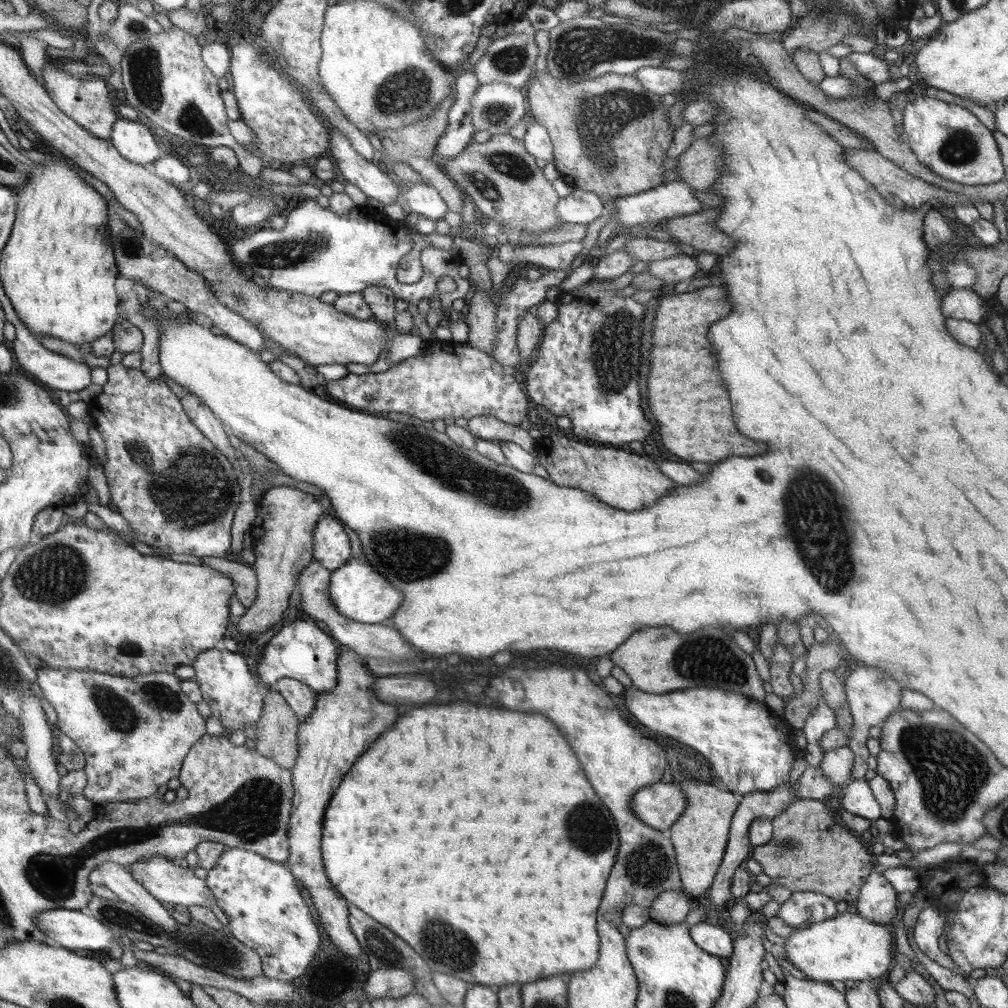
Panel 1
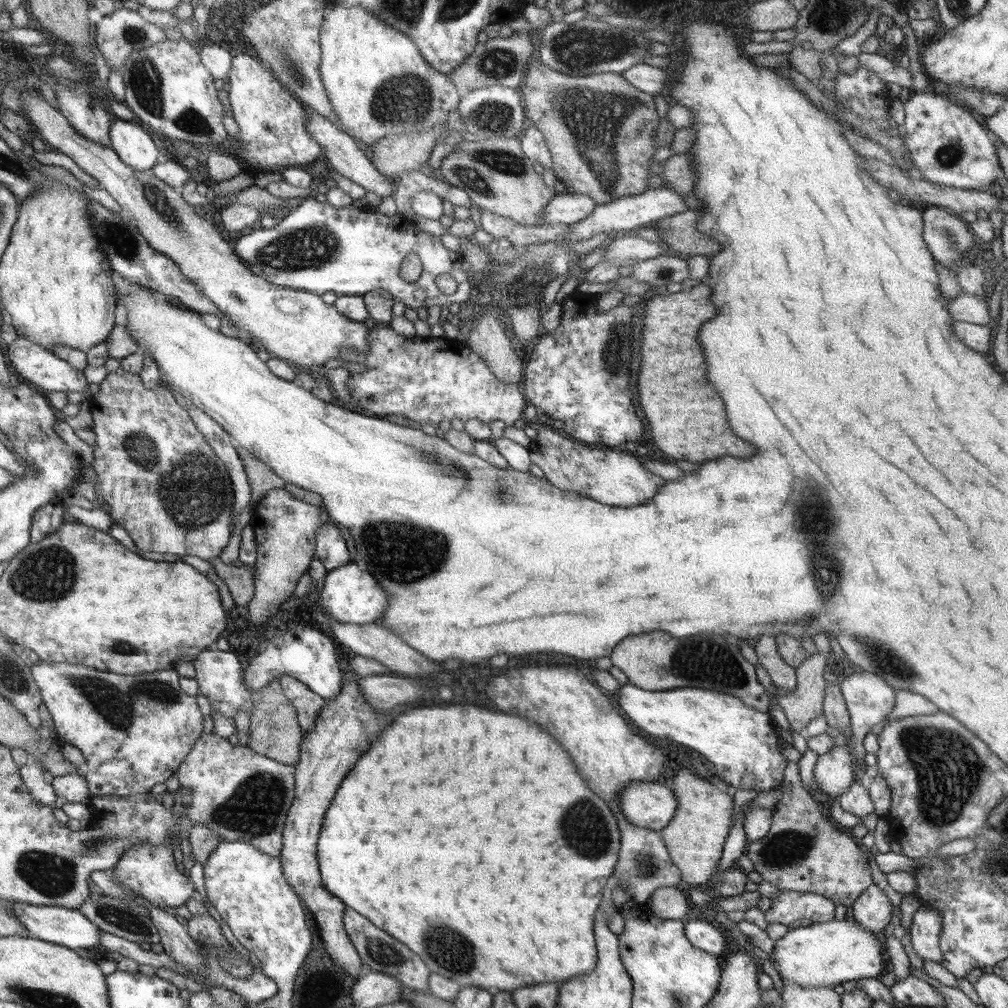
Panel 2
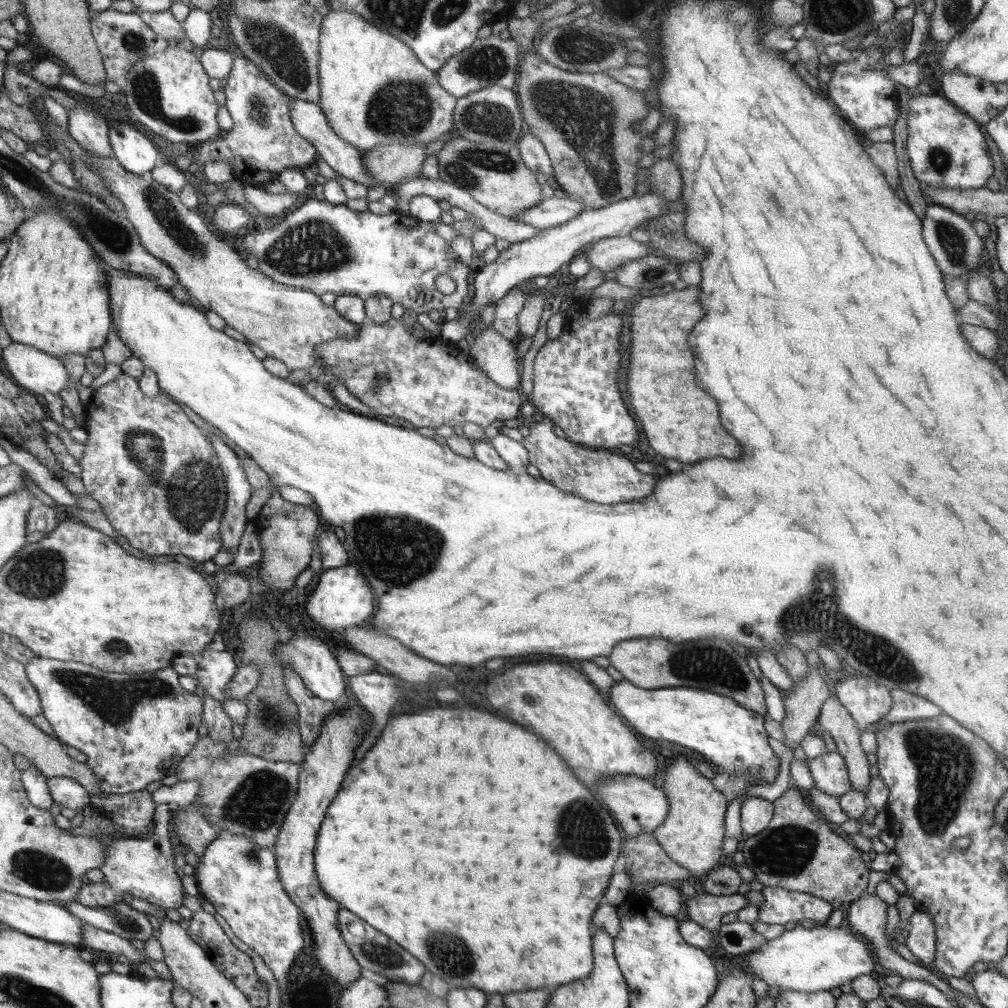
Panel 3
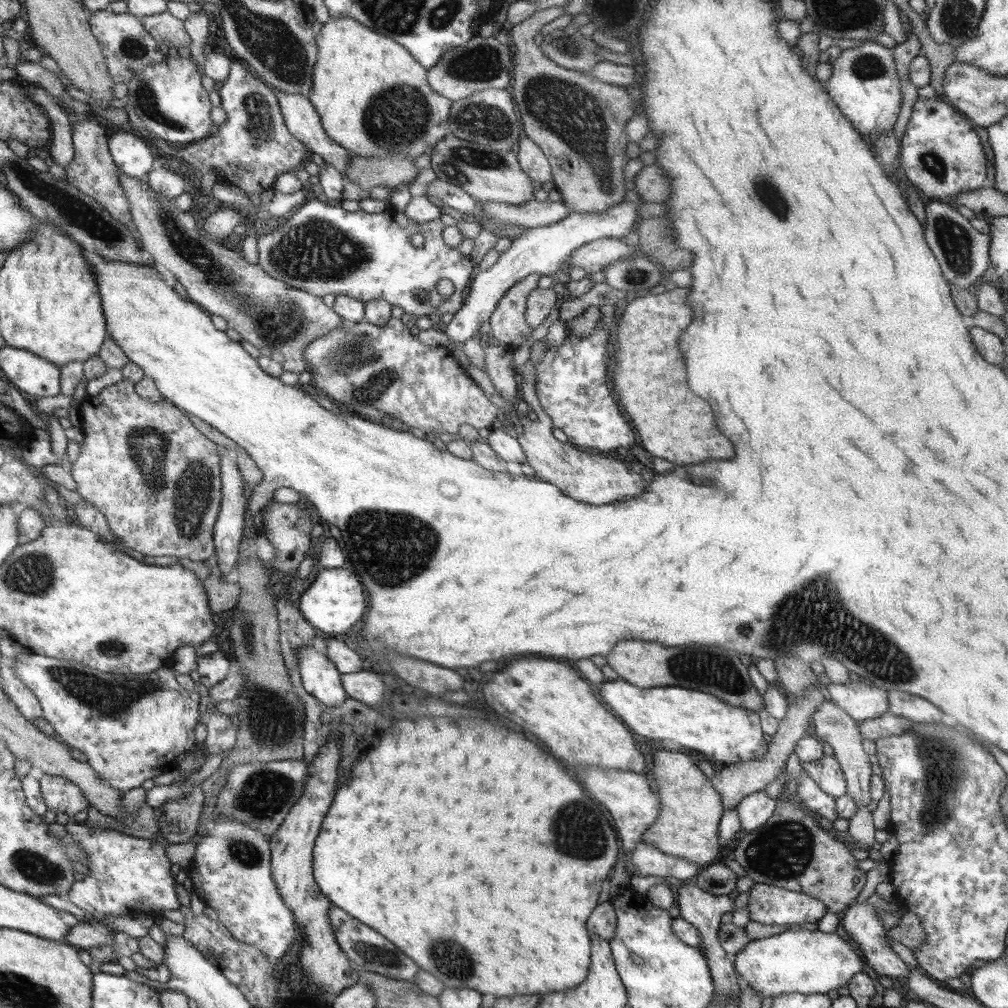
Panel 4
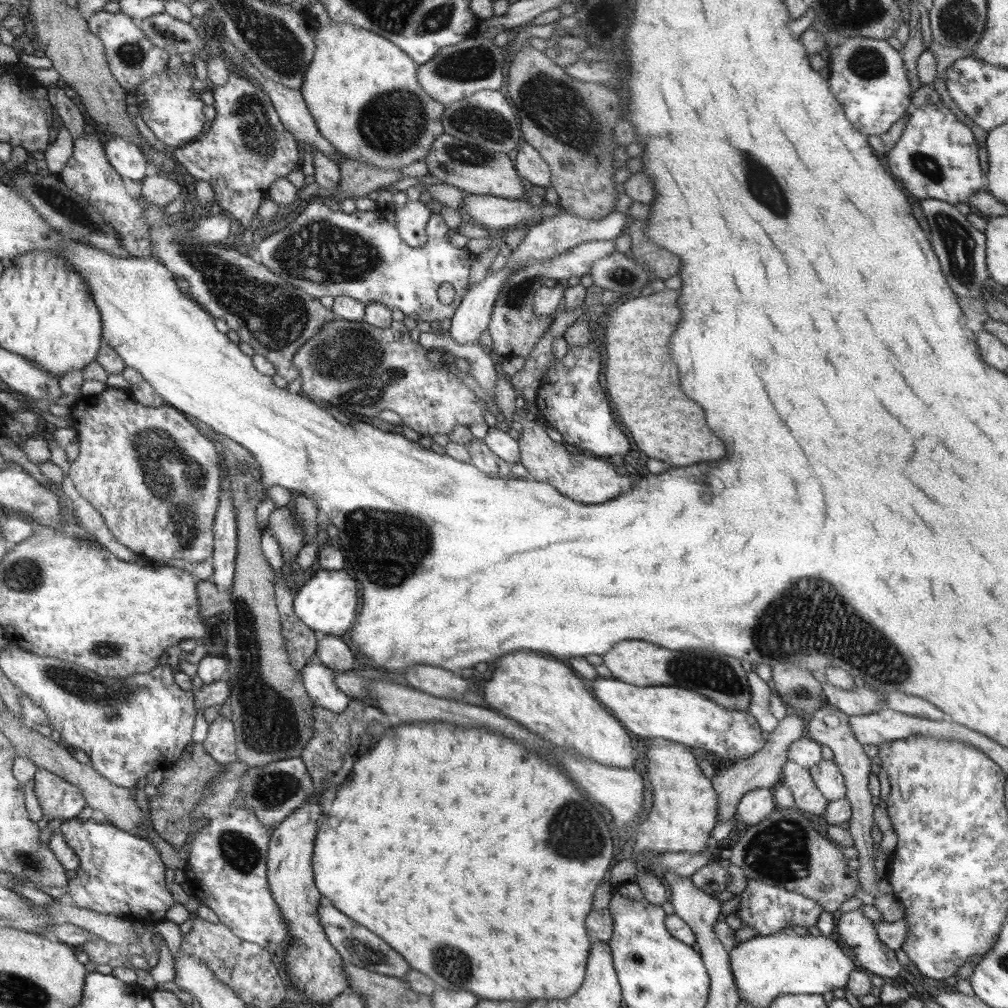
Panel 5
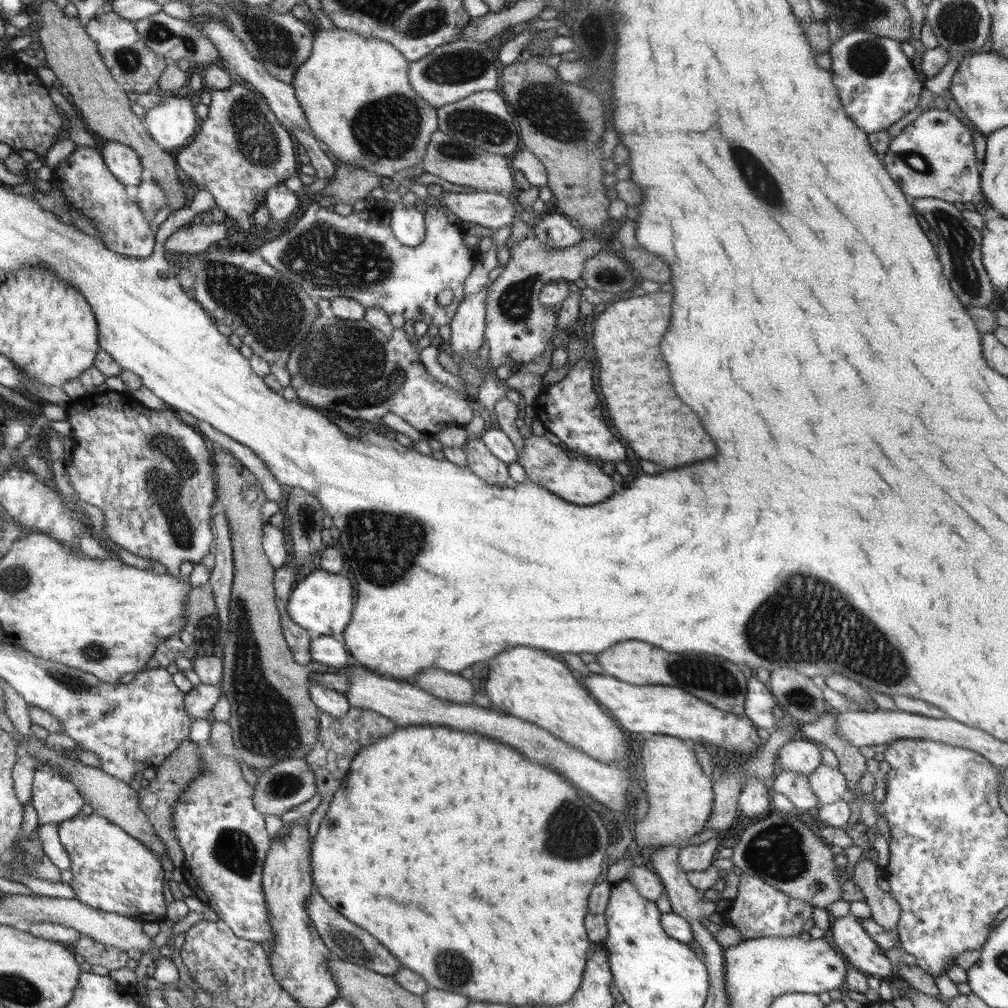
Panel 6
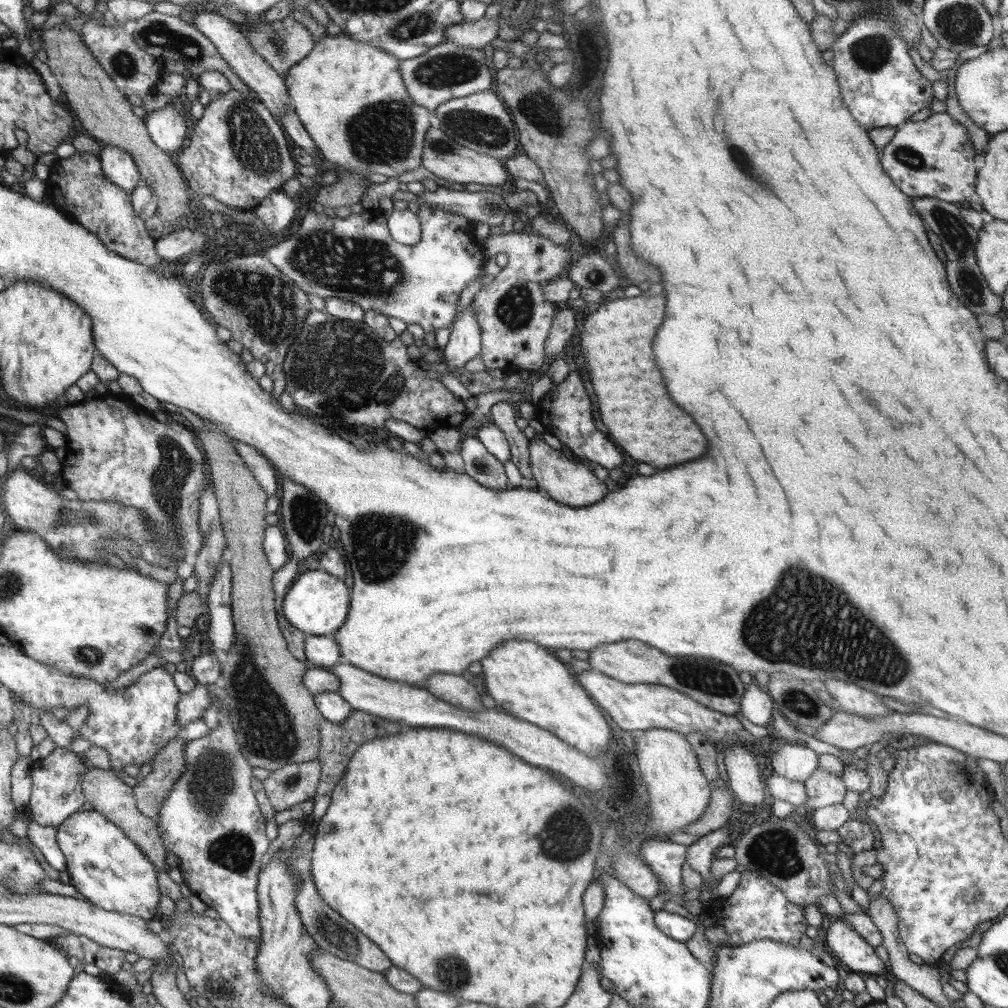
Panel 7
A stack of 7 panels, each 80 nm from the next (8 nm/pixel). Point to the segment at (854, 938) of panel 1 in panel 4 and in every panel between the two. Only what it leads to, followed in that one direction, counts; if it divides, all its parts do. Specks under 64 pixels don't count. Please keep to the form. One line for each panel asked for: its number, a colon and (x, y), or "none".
2: (825, 954)
3: (806, 960)
4: (806, 962)

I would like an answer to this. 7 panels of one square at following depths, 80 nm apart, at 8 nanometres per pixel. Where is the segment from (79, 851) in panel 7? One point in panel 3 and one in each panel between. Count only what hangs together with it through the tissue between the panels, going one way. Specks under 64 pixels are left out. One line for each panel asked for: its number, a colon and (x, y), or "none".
3: (144, 867)
4: (126, 873)
5: (120, 874)
6: (112, 872)

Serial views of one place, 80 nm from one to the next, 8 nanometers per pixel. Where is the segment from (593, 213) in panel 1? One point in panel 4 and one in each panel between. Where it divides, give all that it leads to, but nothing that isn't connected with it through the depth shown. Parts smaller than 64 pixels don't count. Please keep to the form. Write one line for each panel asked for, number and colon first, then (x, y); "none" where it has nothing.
2: (567, 208)
3: (552, 212)
4: (532, 214)

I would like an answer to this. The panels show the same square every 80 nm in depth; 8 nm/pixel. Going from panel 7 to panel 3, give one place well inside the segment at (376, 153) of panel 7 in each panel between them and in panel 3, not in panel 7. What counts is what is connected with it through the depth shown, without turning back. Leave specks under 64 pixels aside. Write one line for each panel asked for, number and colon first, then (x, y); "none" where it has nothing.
3: (374, 91)
4: (371, 93)
5: (361, 88)
6: (355, 92)

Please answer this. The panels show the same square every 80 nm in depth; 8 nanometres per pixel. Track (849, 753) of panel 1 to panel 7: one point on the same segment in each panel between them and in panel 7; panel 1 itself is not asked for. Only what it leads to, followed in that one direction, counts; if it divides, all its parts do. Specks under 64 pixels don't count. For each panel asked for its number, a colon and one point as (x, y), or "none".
2: (834, 772)
3: (829, 771)
4: (826, 771)
5: (829, 780)
6: (829, 784)
7: (823, 789)

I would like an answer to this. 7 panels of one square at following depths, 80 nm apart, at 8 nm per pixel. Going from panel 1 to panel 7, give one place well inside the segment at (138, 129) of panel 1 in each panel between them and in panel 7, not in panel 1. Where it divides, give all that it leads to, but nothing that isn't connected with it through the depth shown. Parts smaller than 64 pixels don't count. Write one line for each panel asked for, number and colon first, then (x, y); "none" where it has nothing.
2: (133, 144)
3: (136, 153)
4: (131, 155)
5: (129, 159)
6: (124, 163)
7: (119, 165)

